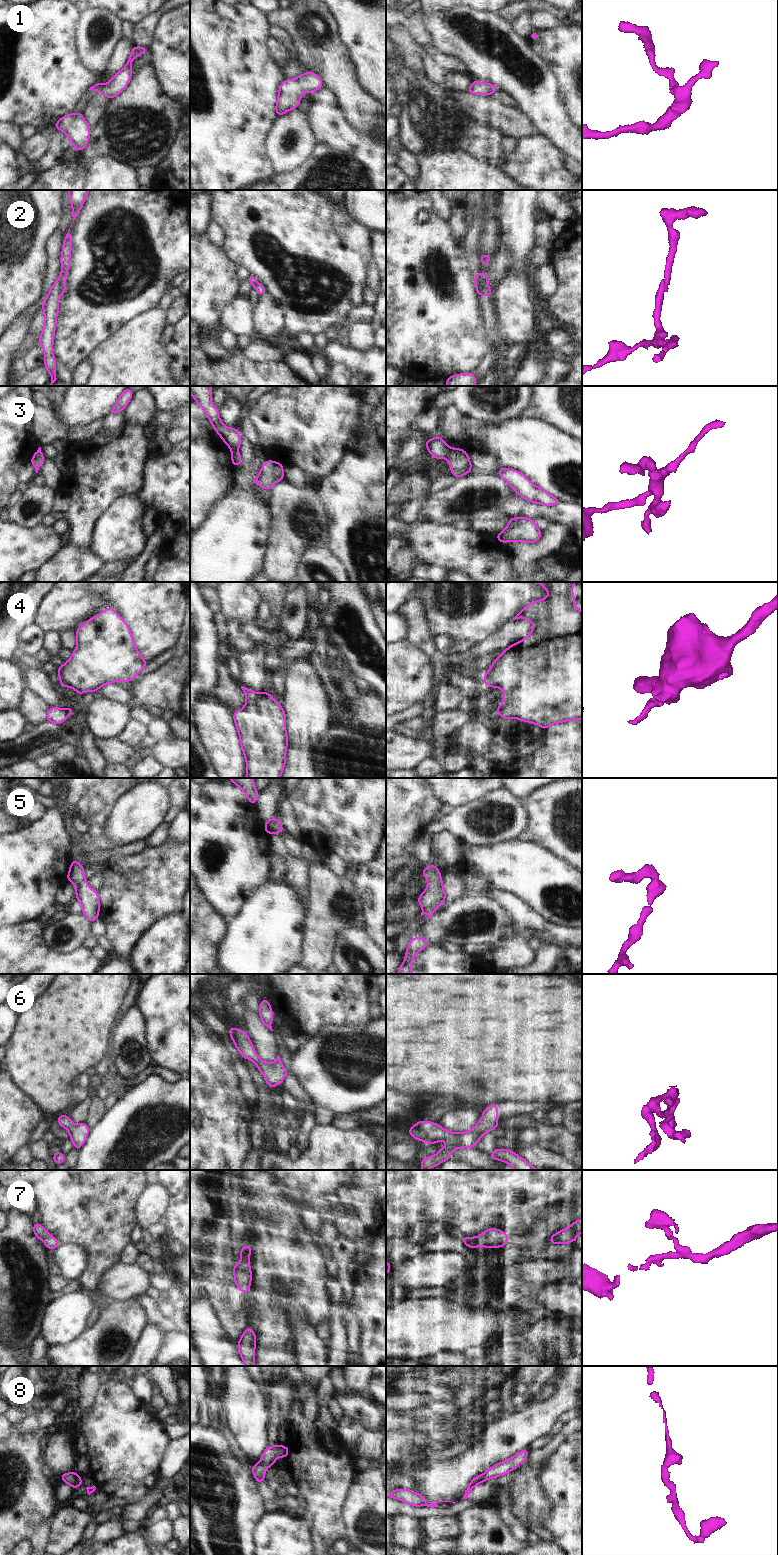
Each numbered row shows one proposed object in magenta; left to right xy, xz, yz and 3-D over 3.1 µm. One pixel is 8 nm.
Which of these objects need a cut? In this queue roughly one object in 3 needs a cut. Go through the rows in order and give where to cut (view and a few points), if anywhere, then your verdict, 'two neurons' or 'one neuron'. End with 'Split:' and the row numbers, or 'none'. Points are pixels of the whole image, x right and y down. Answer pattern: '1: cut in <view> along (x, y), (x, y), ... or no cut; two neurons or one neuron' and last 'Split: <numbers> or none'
1: no cut; one neuron
2: cut in yz along (478, 275), (480, 294); two neurons
3: cut in yz along (451, 449), (447, 456); two neurons
4: no cut; one neuron
5: no cut; one neuron
6: no cut; one neuron
7: no cut; one neuron
8: no cut; one neuron
Split: 2, 3

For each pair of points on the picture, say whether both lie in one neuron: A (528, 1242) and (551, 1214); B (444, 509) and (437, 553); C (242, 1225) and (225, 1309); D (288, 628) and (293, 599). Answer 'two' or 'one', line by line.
A: one
B: two
C: two
D: one

